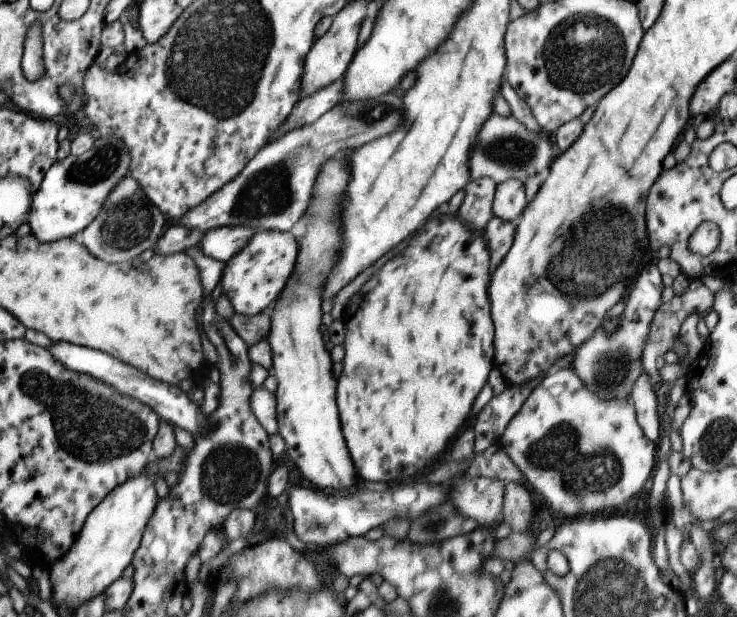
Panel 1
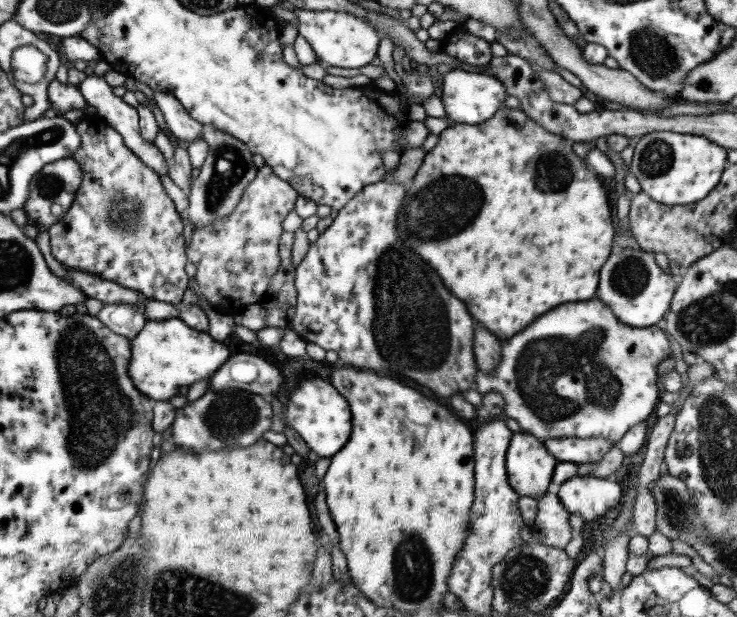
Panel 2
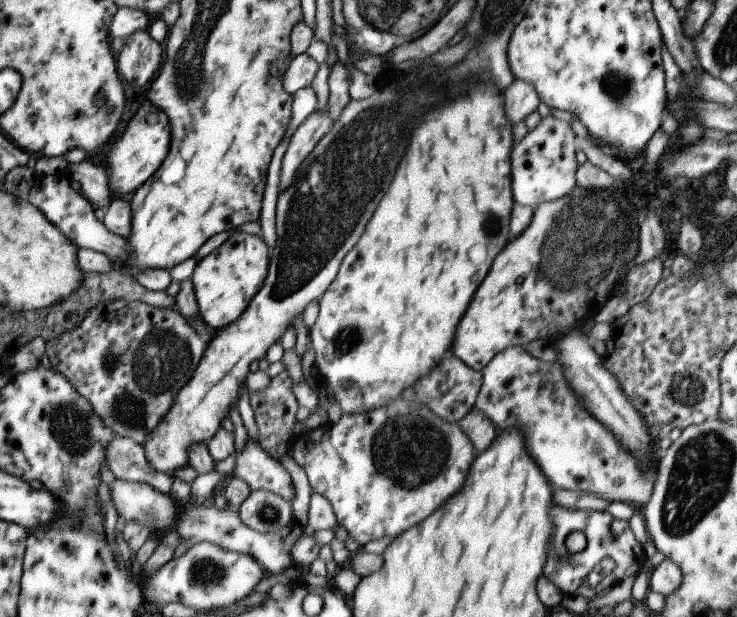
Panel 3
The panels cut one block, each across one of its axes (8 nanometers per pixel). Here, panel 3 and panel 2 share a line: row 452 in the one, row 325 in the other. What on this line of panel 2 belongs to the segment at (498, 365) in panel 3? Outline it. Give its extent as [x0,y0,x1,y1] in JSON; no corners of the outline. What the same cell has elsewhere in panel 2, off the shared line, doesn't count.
[477,298,671,444]

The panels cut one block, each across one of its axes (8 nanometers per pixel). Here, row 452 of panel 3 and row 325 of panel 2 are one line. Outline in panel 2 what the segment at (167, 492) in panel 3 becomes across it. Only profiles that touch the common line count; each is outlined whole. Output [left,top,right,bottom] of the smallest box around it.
[95,304,147,340]

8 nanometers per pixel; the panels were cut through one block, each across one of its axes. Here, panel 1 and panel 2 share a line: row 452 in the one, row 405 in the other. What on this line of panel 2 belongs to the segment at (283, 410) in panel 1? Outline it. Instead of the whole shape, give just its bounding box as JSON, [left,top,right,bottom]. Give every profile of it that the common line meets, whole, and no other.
[285,380,351,458]

